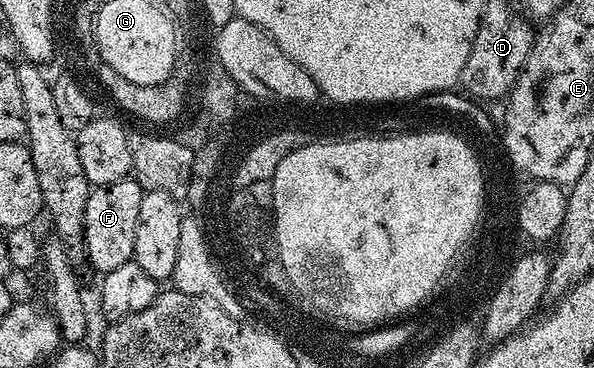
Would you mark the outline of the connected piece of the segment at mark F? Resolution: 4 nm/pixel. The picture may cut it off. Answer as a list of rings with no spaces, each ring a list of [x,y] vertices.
[[[135,178],[93,187],[86,198],[84,219],[84,256],[100,274],[115,270],[134,254],[134,230],[138,226],[138,209],[142,207],[144,189]]]

